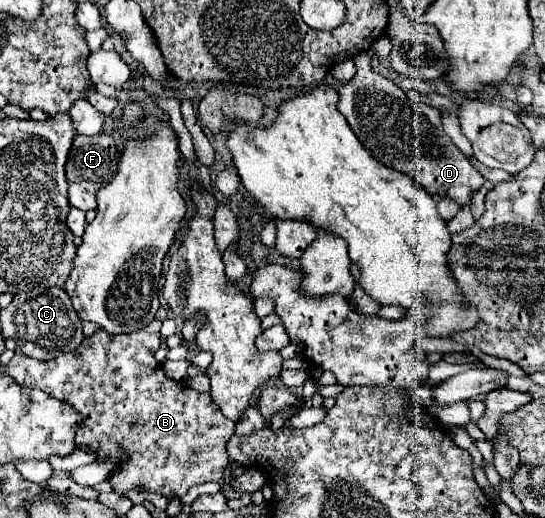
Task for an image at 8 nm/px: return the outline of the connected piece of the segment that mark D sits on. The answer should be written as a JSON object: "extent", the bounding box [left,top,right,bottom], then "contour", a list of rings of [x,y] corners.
{"extent":[338,60,484,206],"contour":[[[370,60],[358,62],[354,78],[340,86],[338,92],[338,110],[344,114],[346,122],[366,150],[370,150],[370,154],[382,164],[404,174],[412,174],[416,184],[420,184],[426,192],[448,194],[464,206],[484,184],[482,174],[470,166],[468,158],[444,134],[440,112],[426,104],[412,102],[398,84],[376,74]]]}

